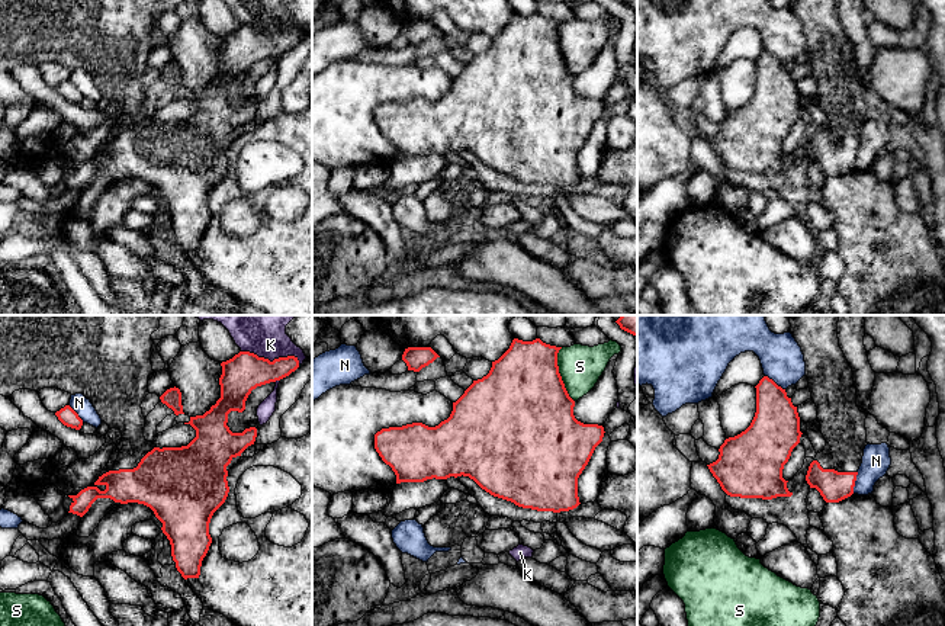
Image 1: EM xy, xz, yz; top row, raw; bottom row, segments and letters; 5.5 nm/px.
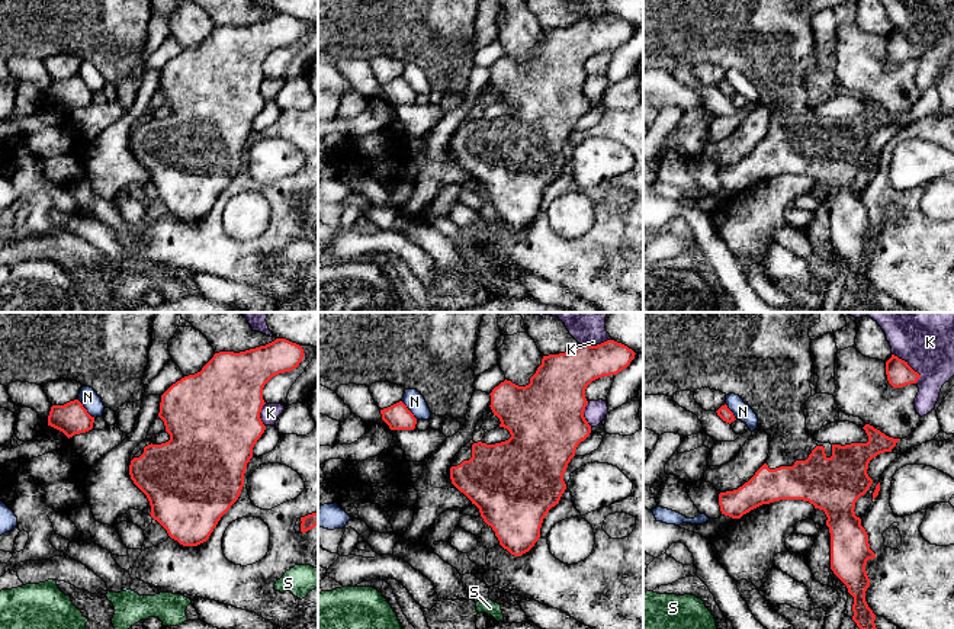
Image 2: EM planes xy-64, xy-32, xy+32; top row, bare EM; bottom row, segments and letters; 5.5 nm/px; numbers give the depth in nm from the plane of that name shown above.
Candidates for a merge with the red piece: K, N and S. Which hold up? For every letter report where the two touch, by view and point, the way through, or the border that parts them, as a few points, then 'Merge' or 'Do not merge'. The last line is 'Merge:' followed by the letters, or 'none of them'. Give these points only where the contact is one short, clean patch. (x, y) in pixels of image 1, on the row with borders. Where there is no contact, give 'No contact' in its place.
K: Touches red at xy (273, 360). Do not merge
N: Touches red at yz (854, 482). Do not merge
S: Touches red at xz (559, 375). Do not merge
Merge: none of them

